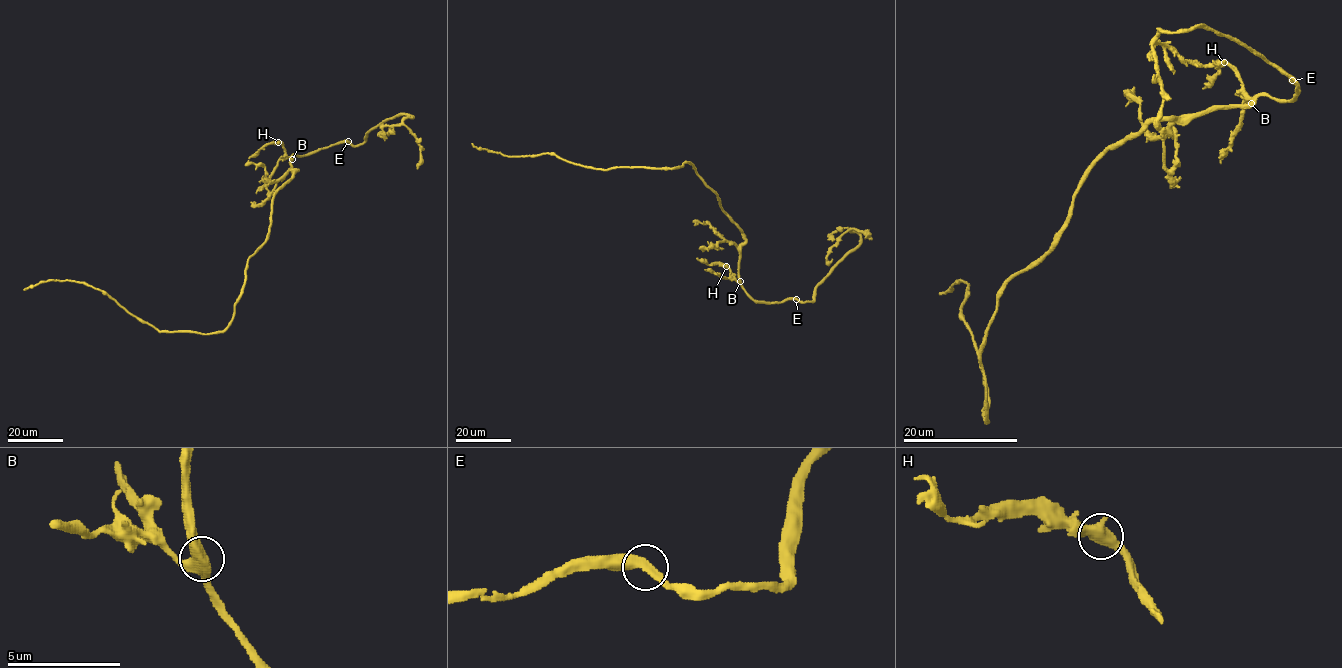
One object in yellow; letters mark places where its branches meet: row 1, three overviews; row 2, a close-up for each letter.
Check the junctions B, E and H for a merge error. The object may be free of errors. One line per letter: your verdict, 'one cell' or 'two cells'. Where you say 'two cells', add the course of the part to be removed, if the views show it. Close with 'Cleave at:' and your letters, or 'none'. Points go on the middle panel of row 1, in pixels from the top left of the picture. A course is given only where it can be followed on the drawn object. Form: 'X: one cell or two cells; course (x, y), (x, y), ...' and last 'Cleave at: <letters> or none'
B: one cell
E: one cell
H: one cell
Cleave at: none

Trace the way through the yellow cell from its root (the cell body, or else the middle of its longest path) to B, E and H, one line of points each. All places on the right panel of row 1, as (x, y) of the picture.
B: (1074, 199), (1084, 172), (1108, 149), (1150, 122), (1193, 119), (1217, 109), (1247, 107), (1252, 103)
E: (1074, 199), (1084, 172), (1150, 122), (1246, 107), (1260, 95), (1289, 101), (1298, 91), (1291, 81)
H: (1074, 199), (1084, 172), (1150, 122), (1246, 107), (1252, 100), (1240, 76), (1224, 62)

